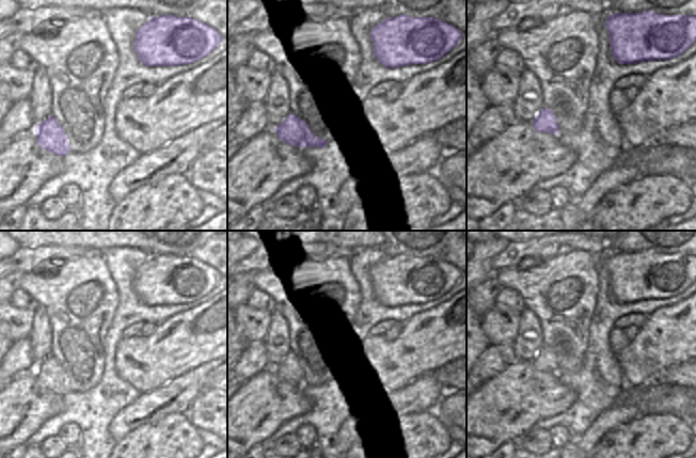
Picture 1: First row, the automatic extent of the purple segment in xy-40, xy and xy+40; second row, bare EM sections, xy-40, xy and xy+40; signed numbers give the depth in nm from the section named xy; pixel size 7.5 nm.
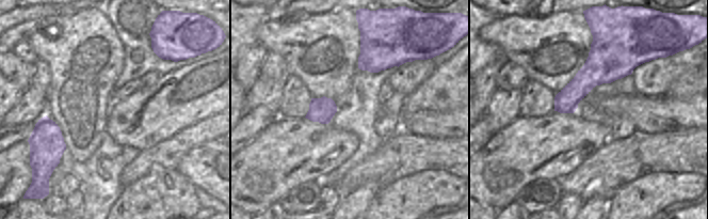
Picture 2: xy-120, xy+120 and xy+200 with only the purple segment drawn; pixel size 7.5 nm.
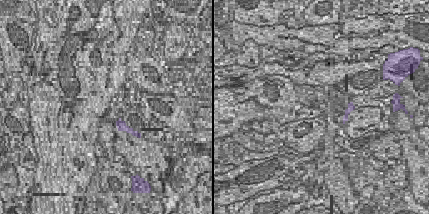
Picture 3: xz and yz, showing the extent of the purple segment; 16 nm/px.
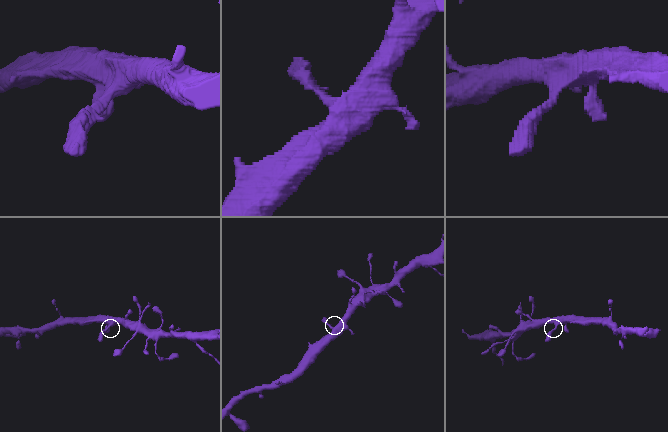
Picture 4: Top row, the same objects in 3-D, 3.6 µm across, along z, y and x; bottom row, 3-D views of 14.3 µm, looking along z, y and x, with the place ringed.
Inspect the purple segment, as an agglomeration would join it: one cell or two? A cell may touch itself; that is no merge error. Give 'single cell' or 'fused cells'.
single cell

